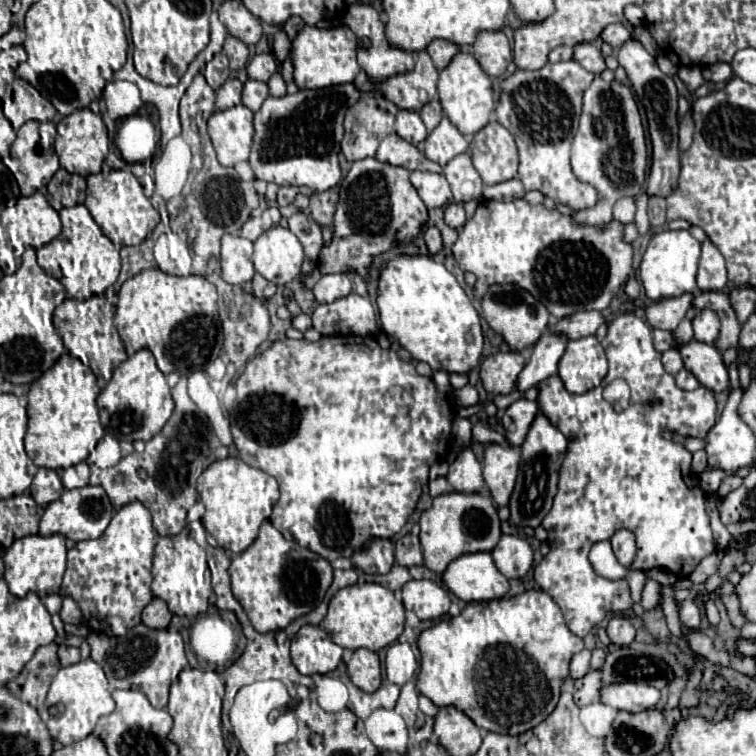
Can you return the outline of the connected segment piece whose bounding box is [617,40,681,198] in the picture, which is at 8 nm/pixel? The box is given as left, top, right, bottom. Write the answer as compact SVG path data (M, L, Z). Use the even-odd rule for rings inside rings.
M627 40L617 52L619 64L625 68L627 78L631 80L639 102L645 108L647 122L649 122L649 136L653 146L653 164L647 180L647 194L649 196L663 196L667 198L675 188L681 172L681 150L679 150L679 120L677 120L677 88L671 76L663 74L655 62L655 58L637 42Z

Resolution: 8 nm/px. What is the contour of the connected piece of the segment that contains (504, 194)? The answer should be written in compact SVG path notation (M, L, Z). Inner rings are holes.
M513 178L513 180L501 182L499 186L485 186L483 196L499 200L499 202L513 202L525 196L525 188L517 178Z

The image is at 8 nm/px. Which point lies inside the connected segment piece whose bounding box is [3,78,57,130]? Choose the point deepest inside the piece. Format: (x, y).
(23, 102)

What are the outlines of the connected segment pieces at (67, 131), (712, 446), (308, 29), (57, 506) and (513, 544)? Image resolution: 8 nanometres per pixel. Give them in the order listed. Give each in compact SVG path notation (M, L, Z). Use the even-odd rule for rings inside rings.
M89 108L75 110L73 114L69 114L57 122L55 152L59 156L60 166L67 172L79 174L79 176L89 176L89 174L101 172L101 164L107 156L107 148L109 148L107 128L105 128L101 116L93 114Z
M729 396L723 414L719 416L715 426L705 436L705 452L707 452L709 468L721 468L725 472L737 472L739 468L749 466L755 458L755 434L741 420L741 416L737 412L737 406L739 406L739 398Z
M343 24L335 28L305 26L303 30L297 32L289 52L295 84L299 88L327 88L353 82L353 78L361 70L357 64L357 50L359 50L359 38Z
M85 486L85 488L65 490L59 500L51 502L45 508L41 522L39 522L39 534L41 536L63 534L65 538L71 538L75 542L91 540L91 538L99 538L103 534L111 516L113 516L113 506L101 486Z
M503 534L495 550L491 552L497 570L505 578L523 578L533 566L533 550L527 540Z

